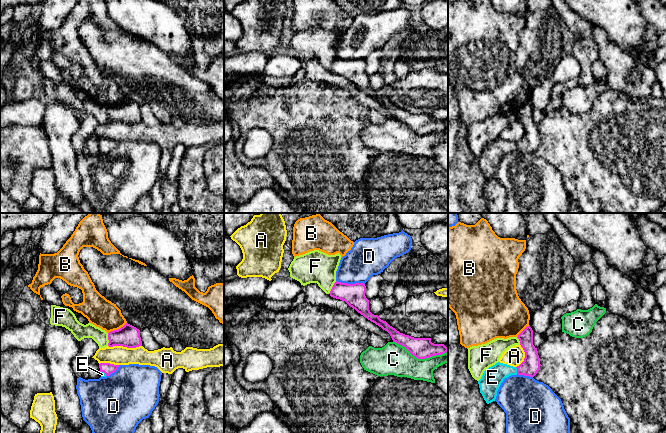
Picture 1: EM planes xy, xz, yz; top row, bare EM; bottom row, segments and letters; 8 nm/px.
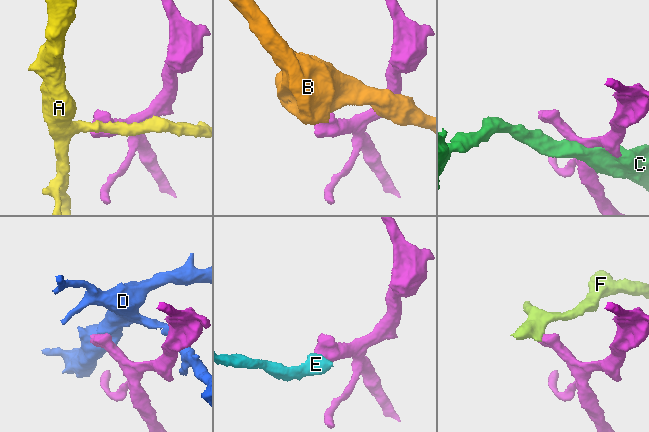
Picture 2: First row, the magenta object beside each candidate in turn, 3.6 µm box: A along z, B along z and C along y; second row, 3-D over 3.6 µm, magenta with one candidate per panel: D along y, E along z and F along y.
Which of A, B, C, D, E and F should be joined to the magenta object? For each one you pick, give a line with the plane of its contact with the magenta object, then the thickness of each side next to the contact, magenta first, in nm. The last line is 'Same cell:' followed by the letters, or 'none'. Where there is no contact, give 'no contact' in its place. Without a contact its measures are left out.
E: meets magenta in yz; 150 nm thick on the magenta side, 160 nm on the other
Same cell: E

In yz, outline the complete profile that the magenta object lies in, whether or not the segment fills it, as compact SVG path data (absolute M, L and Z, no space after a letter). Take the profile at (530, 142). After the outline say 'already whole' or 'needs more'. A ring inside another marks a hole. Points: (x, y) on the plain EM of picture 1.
M530 101L517 114L525 128L524 137L517 143L498 138L486 145L478 157L480 169L487 180L495 177L497 167L505 154L517 150L534 153L540 146L540 134L533 121L533 106Z | needs more

